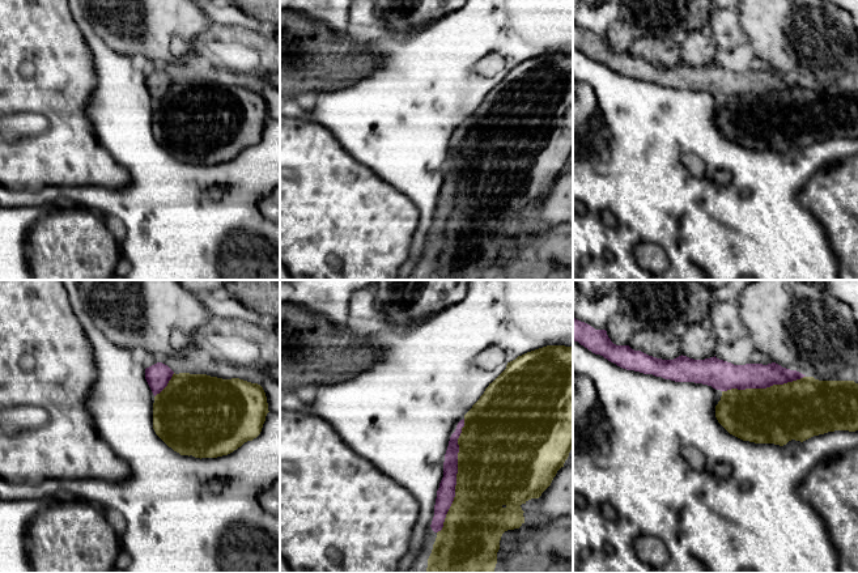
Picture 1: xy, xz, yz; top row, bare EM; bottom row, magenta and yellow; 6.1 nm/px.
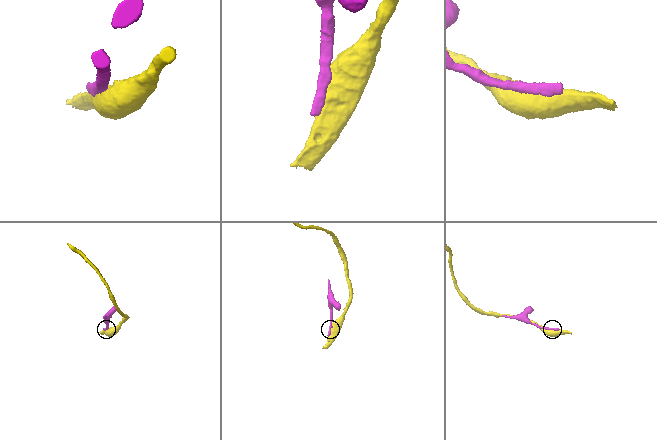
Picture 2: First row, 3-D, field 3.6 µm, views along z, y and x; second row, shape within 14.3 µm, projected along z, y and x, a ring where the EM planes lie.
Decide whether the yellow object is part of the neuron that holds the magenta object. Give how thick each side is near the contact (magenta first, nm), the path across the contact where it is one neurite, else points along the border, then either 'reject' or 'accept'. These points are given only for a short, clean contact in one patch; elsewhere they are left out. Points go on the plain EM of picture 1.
110 nm thick on the magenta side, 460 nm on the other; reject

